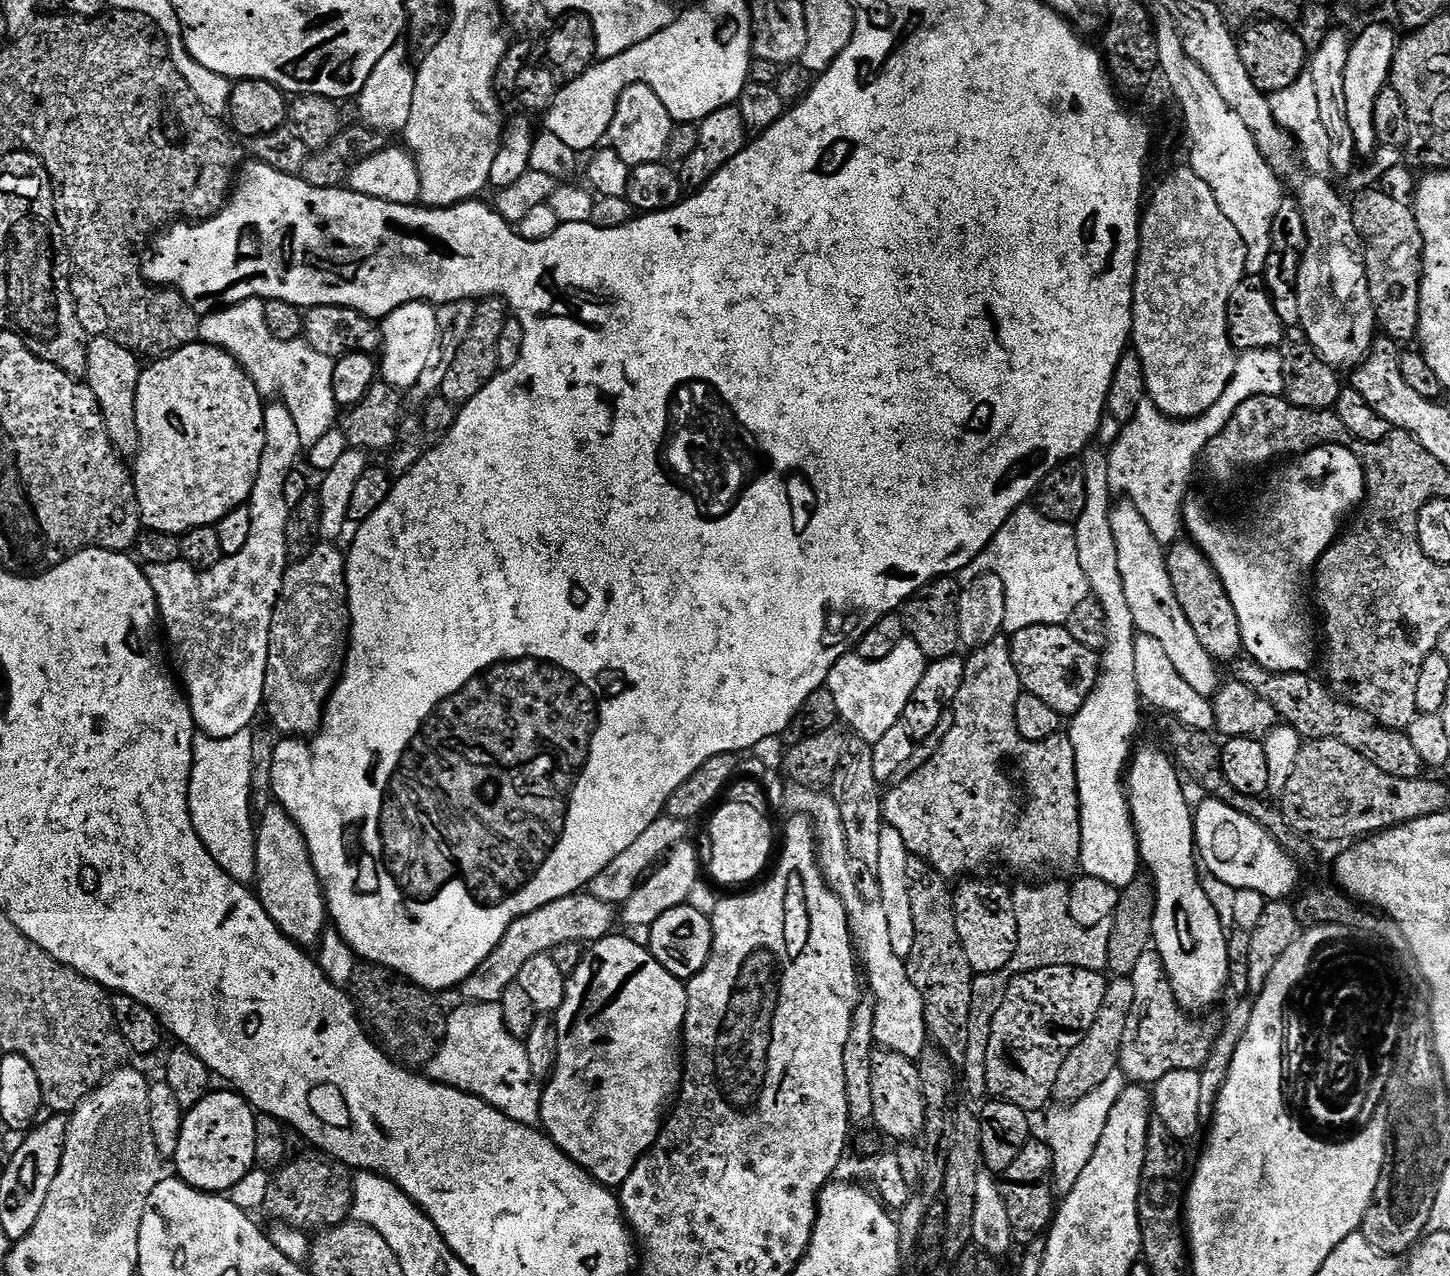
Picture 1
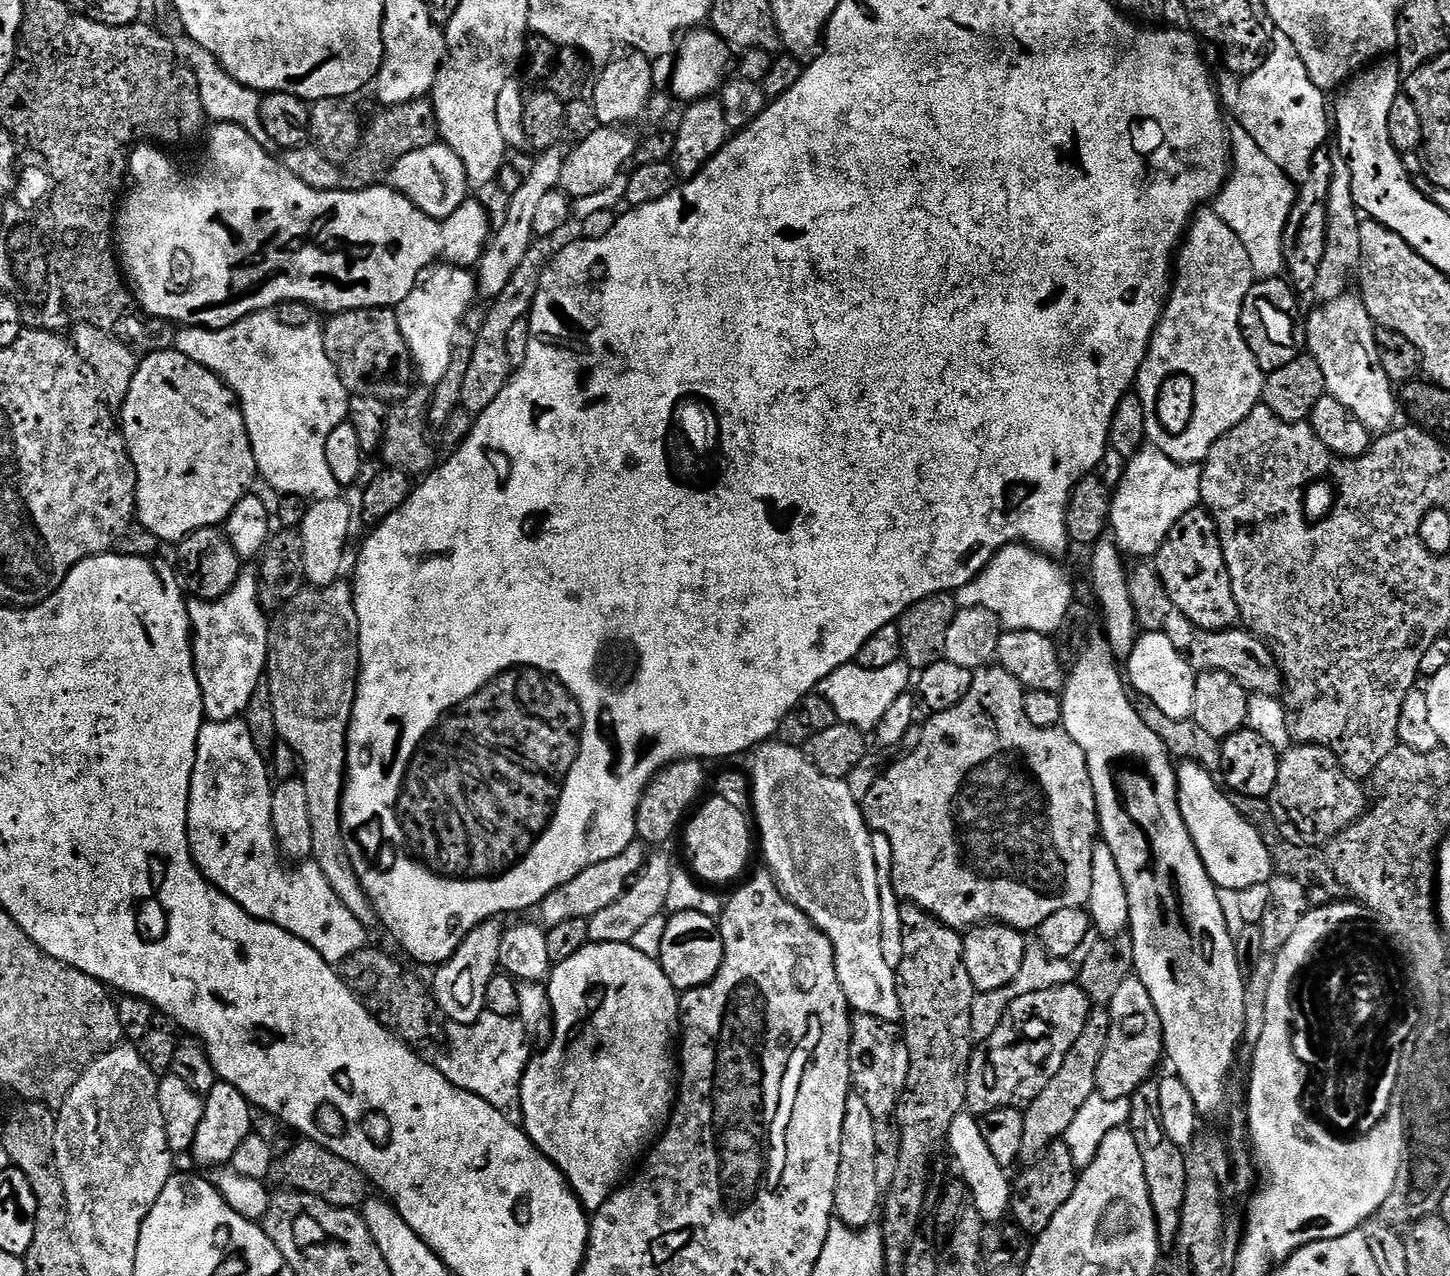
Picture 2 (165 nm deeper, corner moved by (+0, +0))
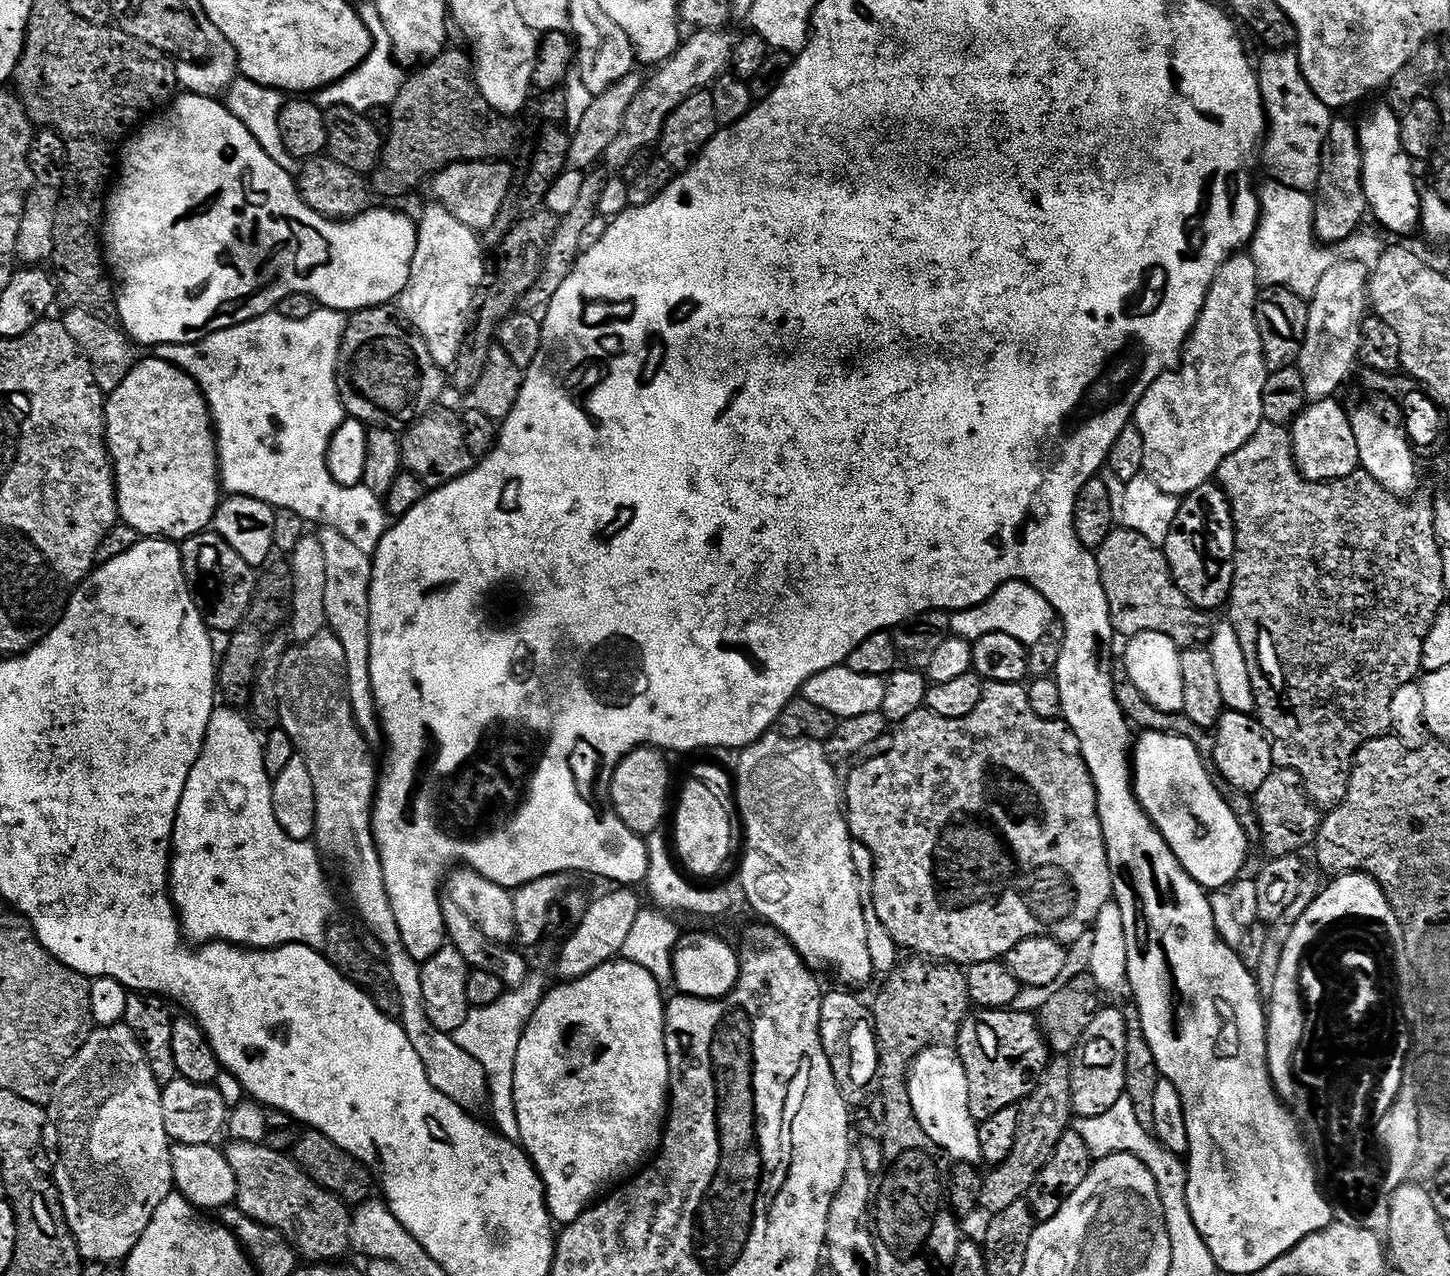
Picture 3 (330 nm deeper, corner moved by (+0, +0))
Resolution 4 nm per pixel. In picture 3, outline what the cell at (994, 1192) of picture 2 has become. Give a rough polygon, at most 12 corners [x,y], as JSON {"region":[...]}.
{"region":[[955,1047],[923,1048],[910,1106],[945,1157],[981,1163]]}

